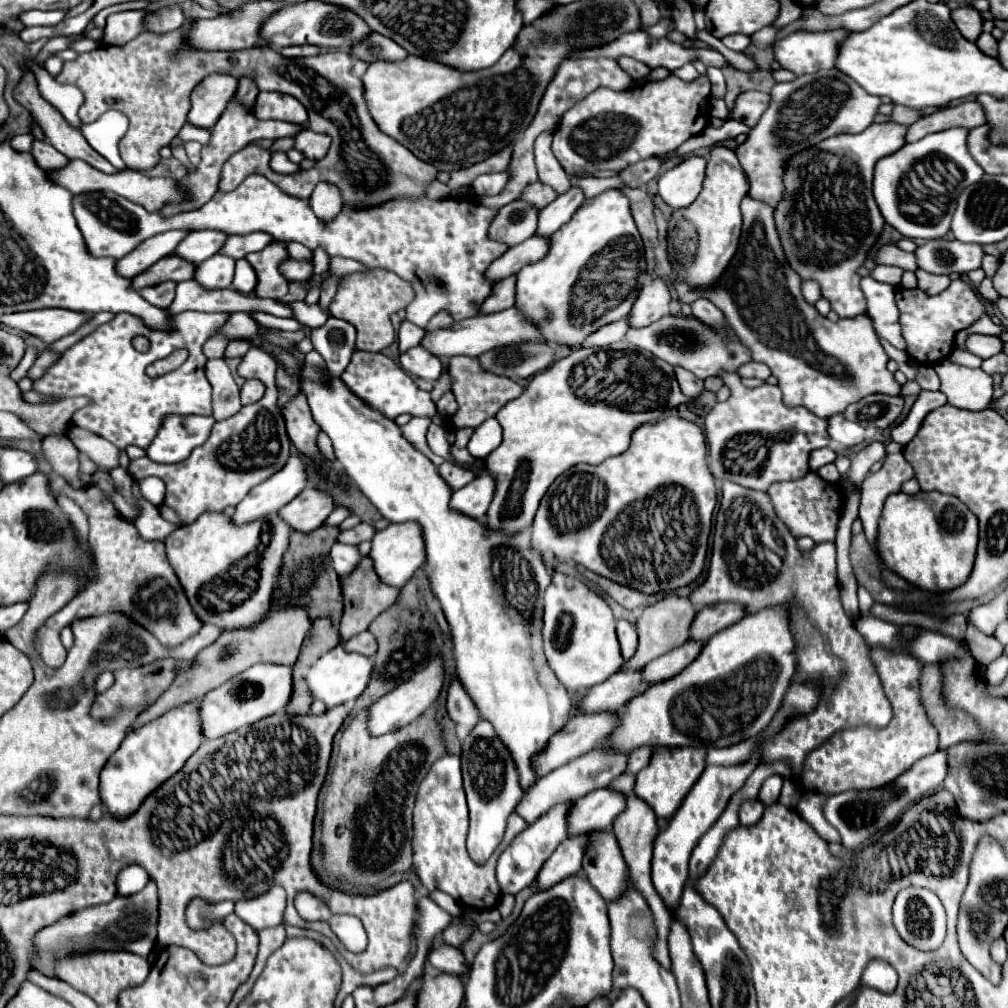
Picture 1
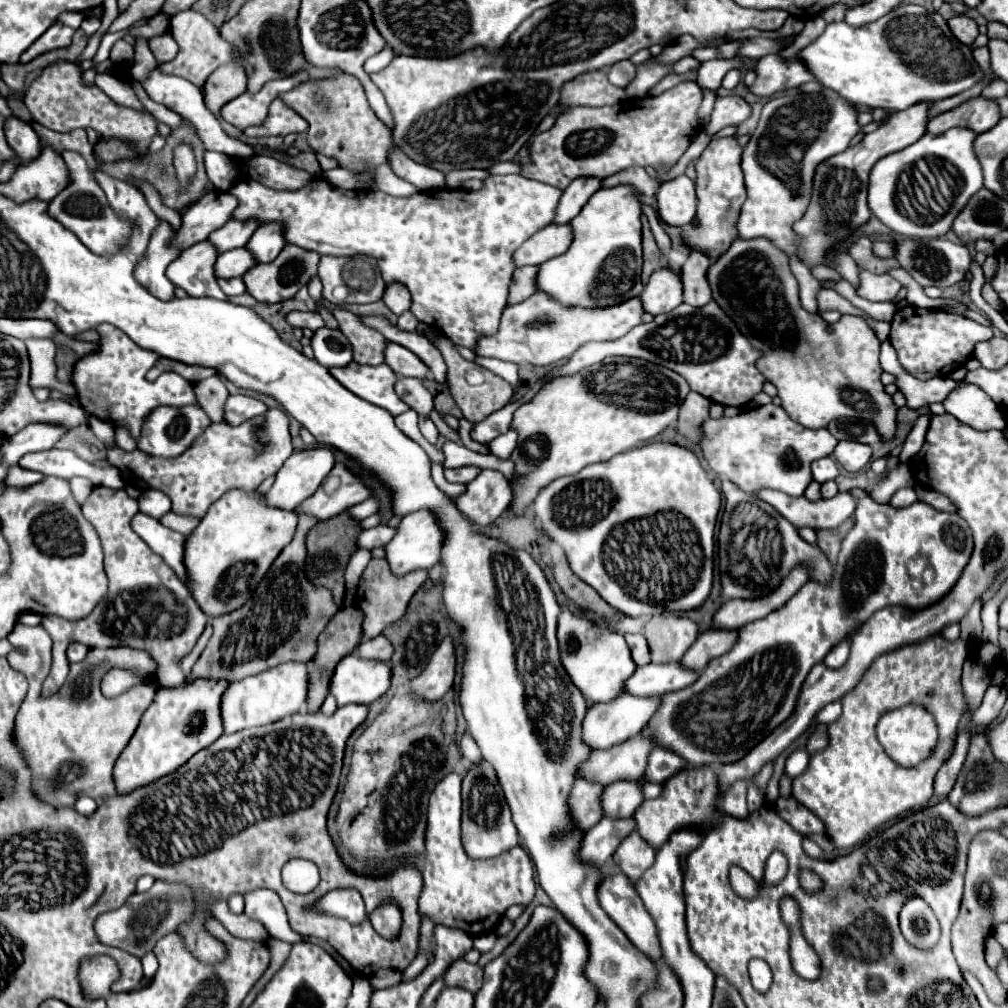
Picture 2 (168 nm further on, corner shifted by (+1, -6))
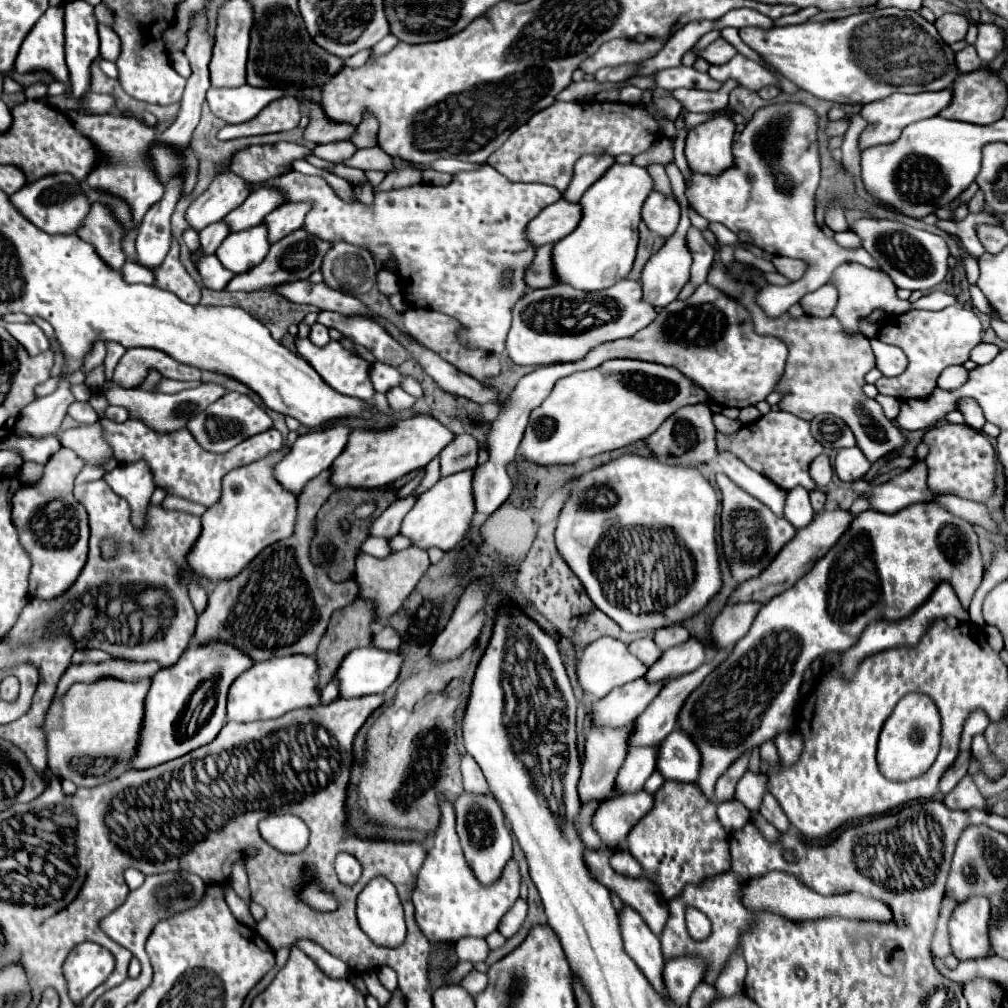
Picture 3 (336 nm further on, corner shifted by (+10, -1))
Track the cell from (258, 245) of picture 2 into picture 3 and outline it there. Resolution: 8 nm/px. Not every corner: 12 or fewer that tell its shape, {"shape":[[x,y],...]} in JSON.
{"shape":[[283,204],[265,216],[269,244],[299,230],[311,204]]}

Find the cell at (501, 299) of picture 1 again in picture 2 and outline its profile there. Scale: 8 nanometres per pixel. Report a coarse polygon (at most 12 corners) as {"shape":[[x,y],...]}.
{"shape":[[518,267],[508,305],[520,303],[536,289],[538,267]]}

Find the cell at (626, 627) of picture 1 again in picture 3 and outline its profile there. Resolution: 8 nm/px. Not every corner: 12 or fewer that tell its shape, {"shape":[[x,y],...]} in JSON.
{"shape":[[651,638],[629,644],[629,652],[643,664],[653,664],[661,650]]}

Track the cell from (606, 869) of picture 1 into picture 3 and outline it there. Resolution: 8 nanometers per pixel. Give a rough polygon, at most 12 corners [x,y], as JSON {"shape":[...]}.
{"shape":[[627,904],[619,910],[625,952],[663,992],[659,938]]}

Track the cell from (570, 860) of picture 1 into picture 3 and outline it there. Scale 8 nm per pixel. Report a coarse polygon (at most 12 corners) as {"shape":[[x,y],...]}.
{"shape":[[645,790],[603,800],[593,828],[605,846],[623,846],[653,796]]}

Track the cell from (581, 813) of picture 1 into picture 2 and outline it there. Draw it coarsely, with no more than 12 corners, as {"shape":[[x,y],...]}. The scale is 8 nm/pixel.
{"shape":[[644,775],[606,785],[606,817],[632,817],[644,801]]}

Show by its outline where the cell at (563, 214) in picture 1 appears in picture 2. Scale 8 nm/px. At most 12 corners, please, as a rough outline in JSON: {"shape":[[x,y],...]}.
{"shape":[[580,177],[564,189],[554,223],[570,223],[588,197],[600,177]]}

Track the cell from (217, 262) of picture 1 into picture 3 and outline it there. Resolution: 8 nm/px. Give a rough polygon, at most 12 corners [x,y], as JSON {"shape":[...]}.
{"shape":[[265,224],[229,234],[215,256],[233,274],[267,256]]}

